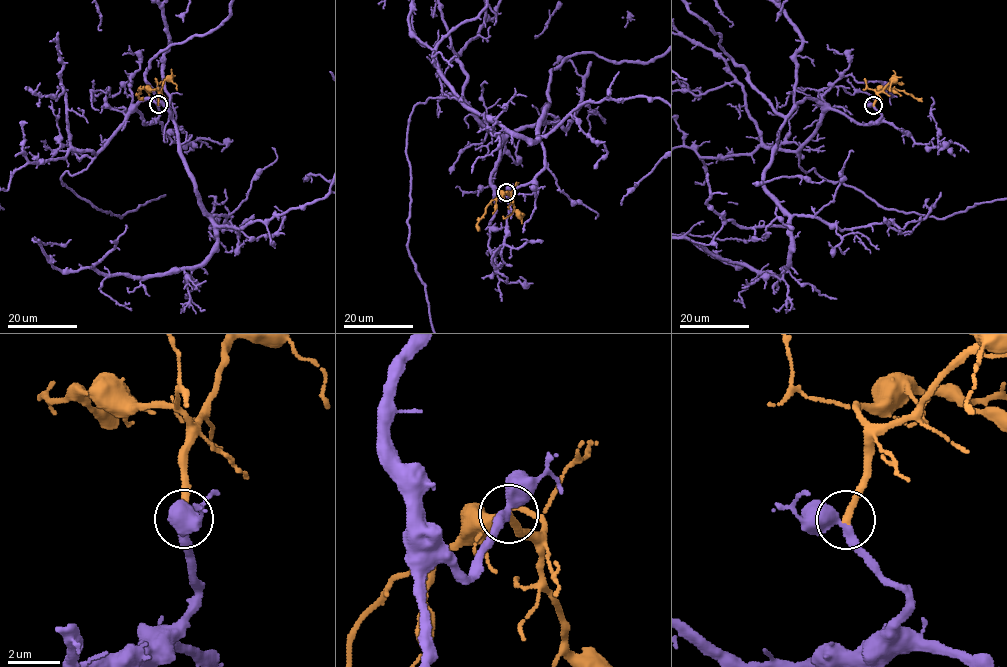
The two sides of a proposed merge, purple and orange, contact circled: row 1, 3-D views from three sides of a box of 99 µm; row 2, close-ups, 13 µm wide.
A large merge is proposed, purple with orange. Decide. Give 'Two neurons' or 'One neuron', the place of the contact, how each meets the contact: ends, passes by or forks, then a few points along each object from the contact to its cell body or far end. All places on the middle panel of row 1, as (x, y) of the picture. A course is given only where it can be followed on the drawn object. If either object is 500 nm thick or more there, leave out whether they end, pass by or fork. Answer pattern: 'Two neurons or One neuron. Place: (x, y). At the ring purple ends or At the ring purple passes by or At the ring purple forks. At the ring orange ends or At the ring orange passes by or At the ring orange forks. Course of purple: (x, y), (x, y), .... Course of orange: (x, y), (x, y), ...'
One neuron. Place: (506, 192). At the ring purple passes by. At the ring orange ends. Course of purple: (507, 191), (501, 200), (491, 182), (500, 138), (470, 105), (414, 106), (408, 254). Course of orange: (507, 192), (510, 194), (502, 192), (486, 206), (477, 223), (478, 231)

